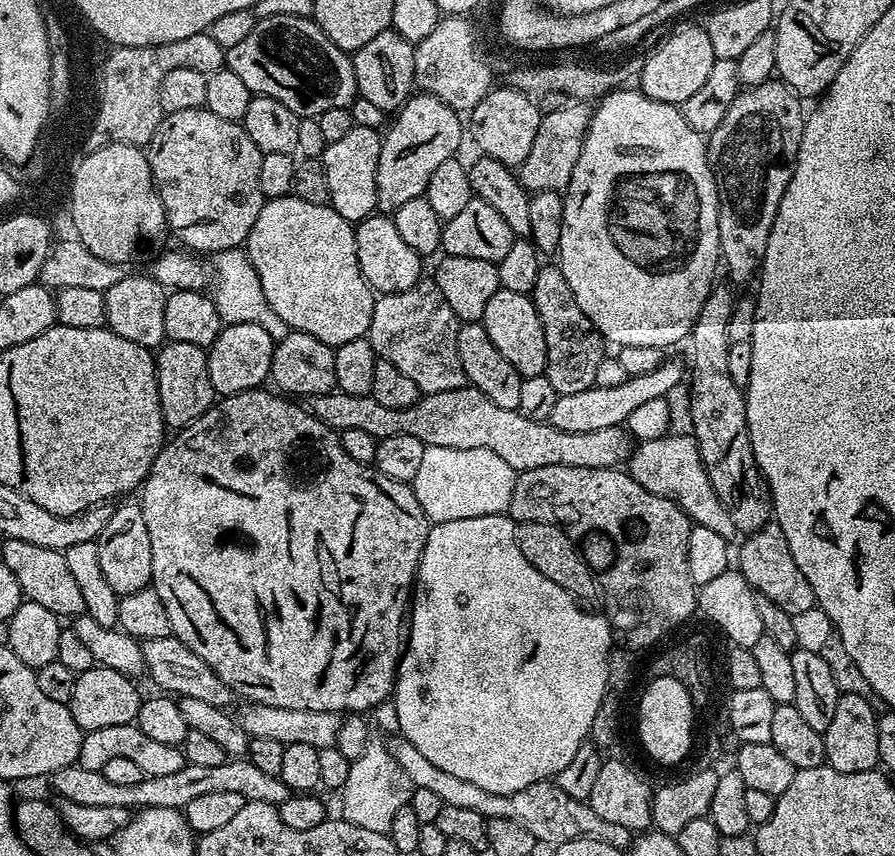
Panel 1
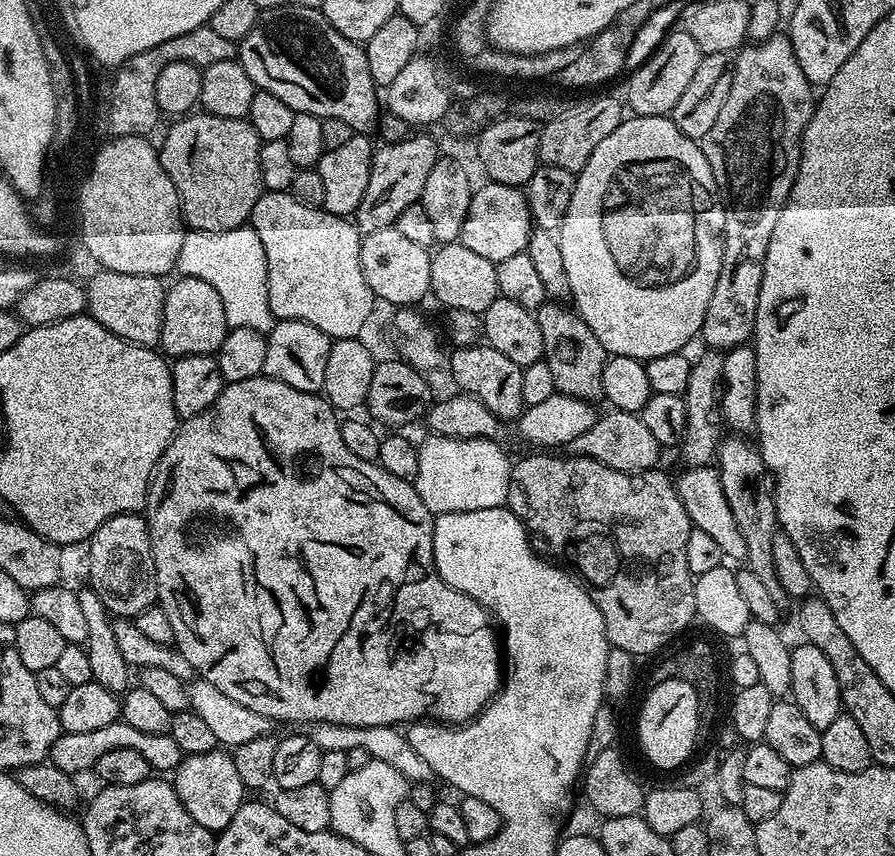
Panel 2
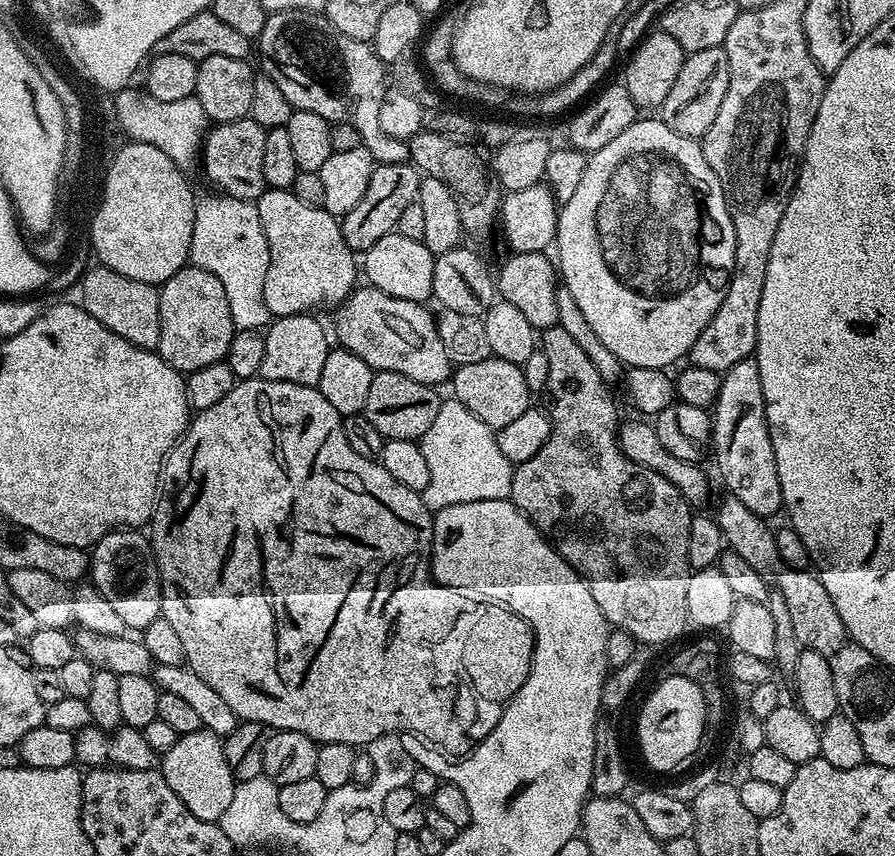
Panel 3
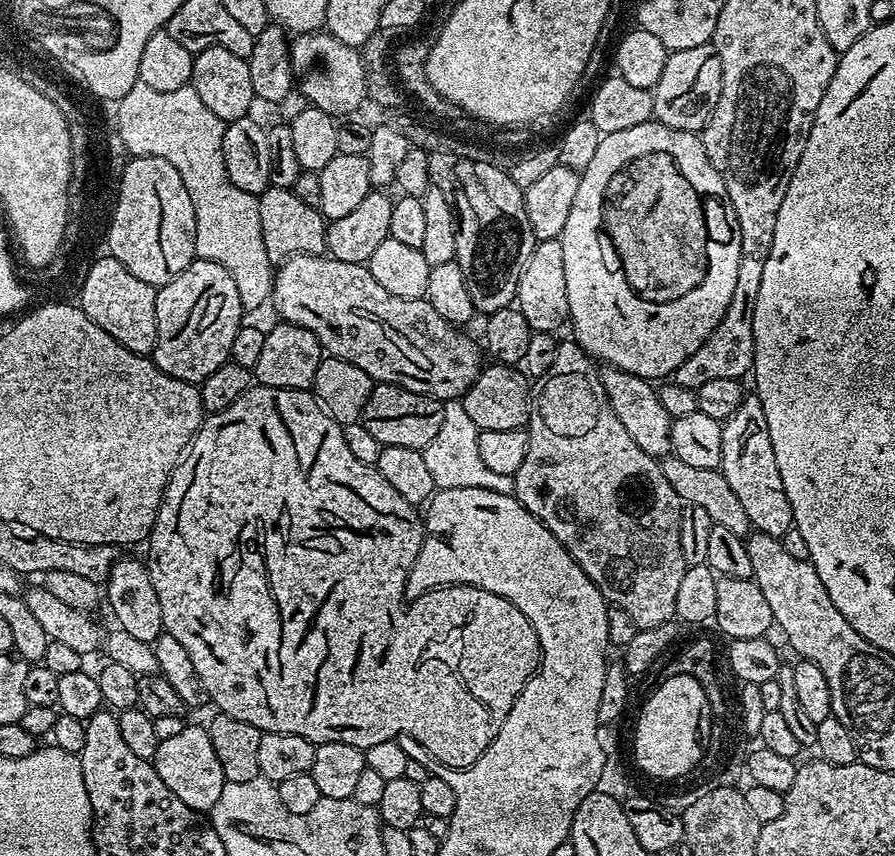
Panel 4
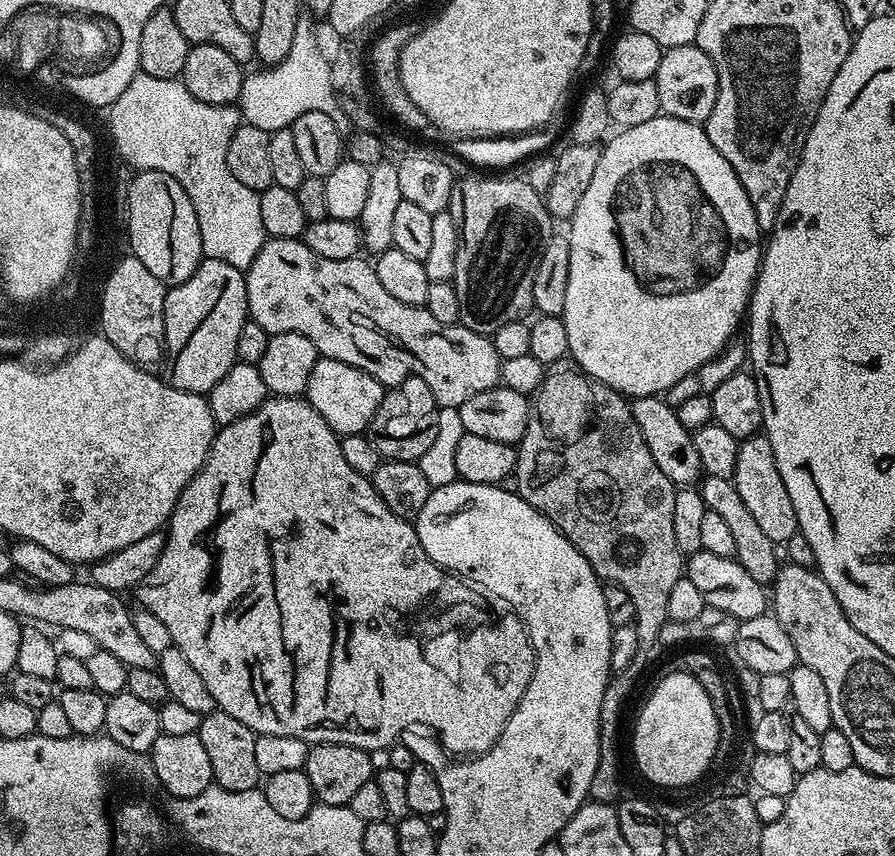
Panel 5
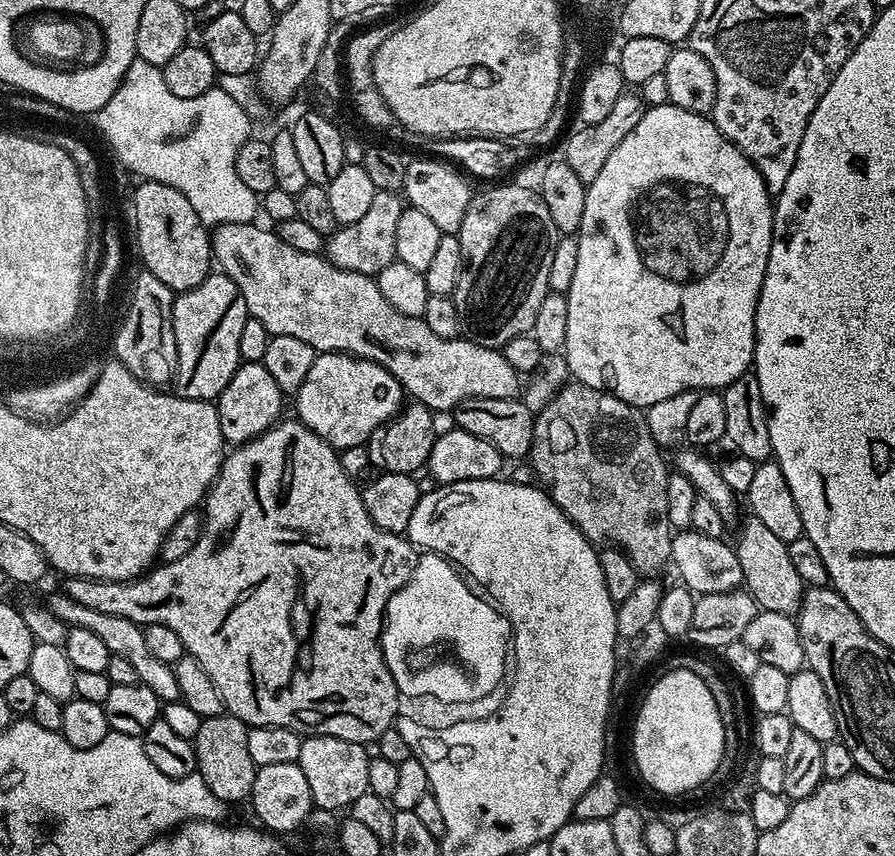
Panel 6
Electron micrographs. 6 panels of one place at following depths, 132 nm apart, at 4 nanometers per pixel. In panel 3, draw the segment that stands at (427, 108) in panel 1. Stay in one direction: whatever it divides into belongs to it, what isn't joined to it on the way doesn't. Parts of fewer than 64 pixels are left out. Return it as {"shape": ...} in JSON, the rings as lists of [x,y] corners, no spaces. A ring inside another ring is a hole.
{"shape":[[[379,164],[372,169],[370,186],[366,186],[366,194],[362,194],[362,202],[354,206],[340,220],[342,238],[346,238],[346,246],[350,246],[353,253],[363,254],[368,251],[378,238],[386,238],[386,234],[396,231],[396,223],[402,210],[406,206],[417,203],[420,194],[422,173],[415,164]]]}

